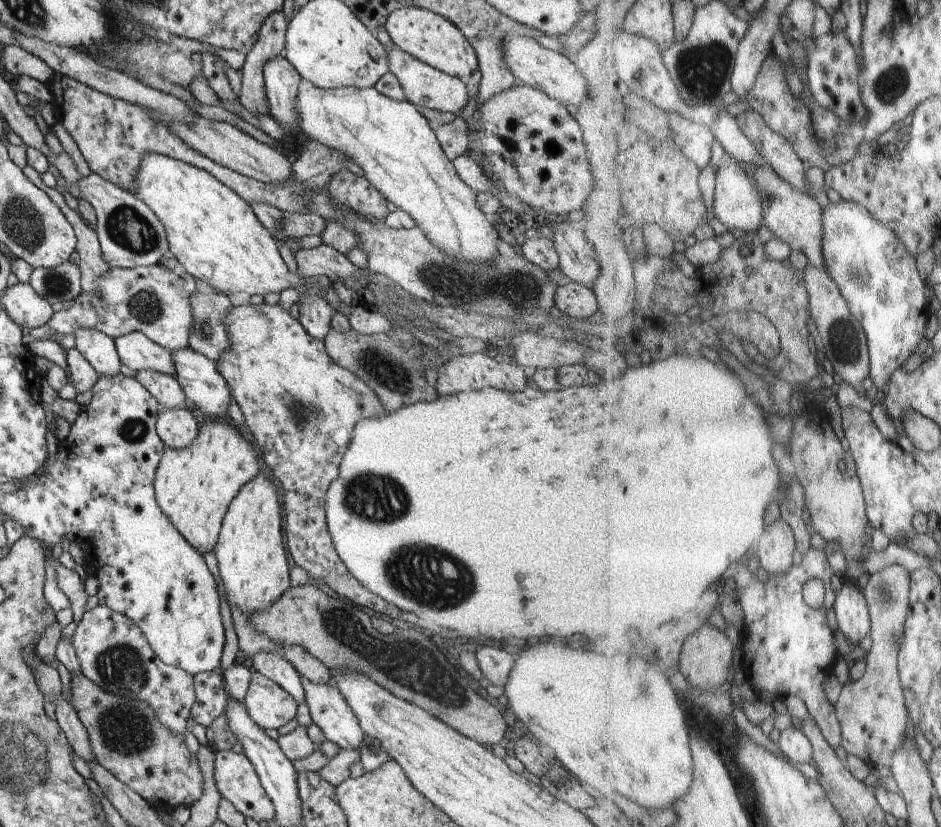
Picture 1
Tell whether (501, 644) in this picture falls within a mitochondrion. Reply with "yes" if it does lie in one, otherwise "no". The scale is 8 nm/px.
no

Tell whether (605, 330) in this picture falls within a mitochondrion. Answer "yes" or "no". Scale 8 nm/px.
no

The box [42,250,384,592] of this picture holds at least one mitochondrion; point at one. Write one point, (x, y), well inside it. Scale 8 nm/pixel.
(145, 306)

